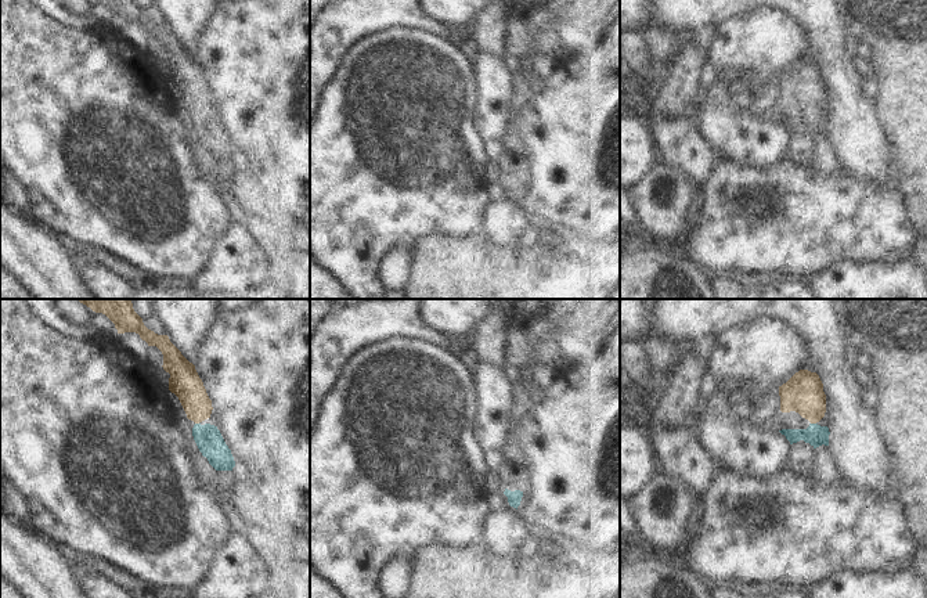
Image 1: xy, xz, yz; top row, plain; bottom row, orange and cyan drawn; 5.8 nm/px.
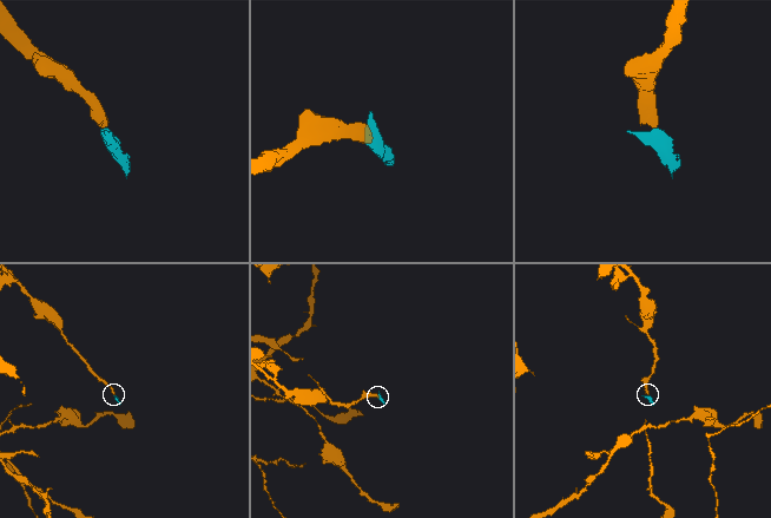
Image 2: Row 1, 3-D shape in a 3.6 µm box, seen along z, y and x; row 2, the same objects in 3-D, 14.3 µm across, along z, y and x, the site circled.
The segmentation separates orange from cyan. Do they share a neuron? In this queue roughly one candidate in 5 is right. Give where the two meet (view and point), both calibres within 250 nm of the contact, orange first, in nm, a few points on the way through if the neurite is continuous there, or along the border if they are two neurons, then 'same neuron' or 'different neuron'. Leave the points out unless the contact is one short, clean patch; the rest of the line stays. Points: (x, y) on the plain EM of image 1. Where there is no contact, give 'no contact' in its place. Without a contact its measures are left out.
yz (814, 112) | 220/120 nm | across yz (803, 83), (814, 100), (814, 112), (815, 125) | same neuron

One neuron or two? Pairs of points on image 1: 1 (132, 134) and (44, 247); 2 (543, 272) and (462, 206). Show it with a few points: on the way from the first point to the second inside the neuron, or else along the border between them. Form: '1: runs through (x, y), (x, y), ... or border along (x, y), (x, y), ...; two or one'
1: border along (28, 215), (57, 236); two
2: border along (479, 230), (468, 236), (447, 237); two

